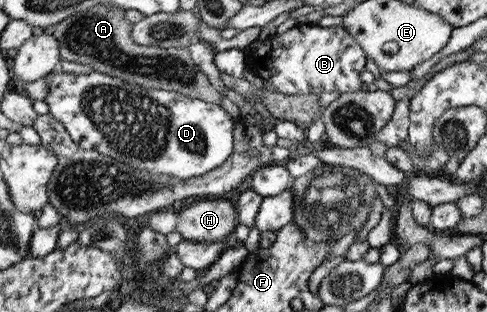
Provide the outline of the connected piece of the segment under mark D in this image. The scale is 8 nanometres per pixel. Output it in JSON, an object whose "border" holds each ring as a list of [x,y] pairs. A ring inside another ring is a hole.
{"border":[[[50,72],[47,94],[43,97],[48,114],[62,124],[62,128],[76,145],[98,152],[139,170],[168,174],[178,180],[195,178],[218,167],[231,154],[234,119],[218,105],[189,98],[163,89],[143,88],[117,77],[98,73],[88,74]]]}

